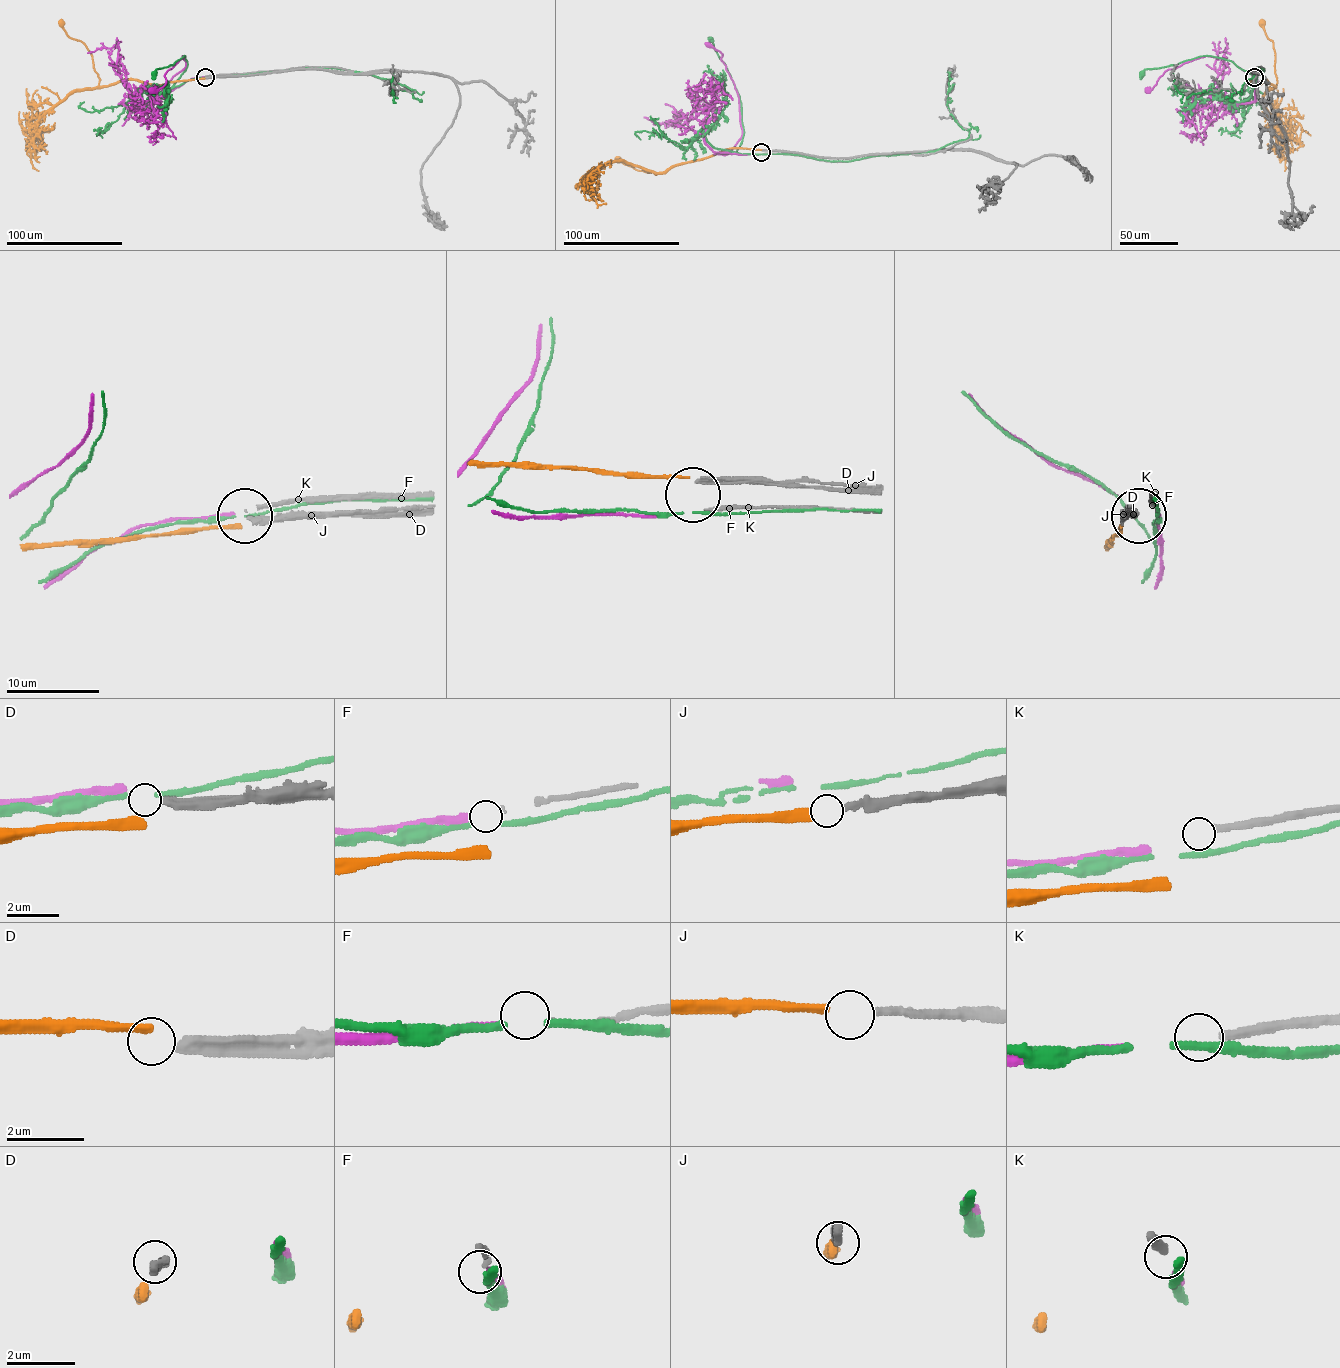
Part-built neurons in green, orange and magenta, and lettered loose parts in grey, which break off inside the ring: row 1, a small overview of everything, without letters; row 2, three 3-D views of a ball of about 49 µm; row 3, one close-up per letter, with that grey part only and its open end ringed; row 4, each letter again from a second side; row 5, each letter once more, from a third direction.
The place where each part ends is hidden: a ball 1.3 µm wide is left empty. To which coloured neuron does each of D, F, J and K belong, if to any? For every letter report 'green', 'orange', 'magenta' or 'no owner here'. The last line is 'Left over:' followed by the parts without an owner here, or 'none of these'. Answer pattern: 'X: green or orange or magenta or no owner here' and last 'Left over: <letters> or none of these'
D: no owner here
F: magenta
J: orange
K: no owner here
Left over: D, K

